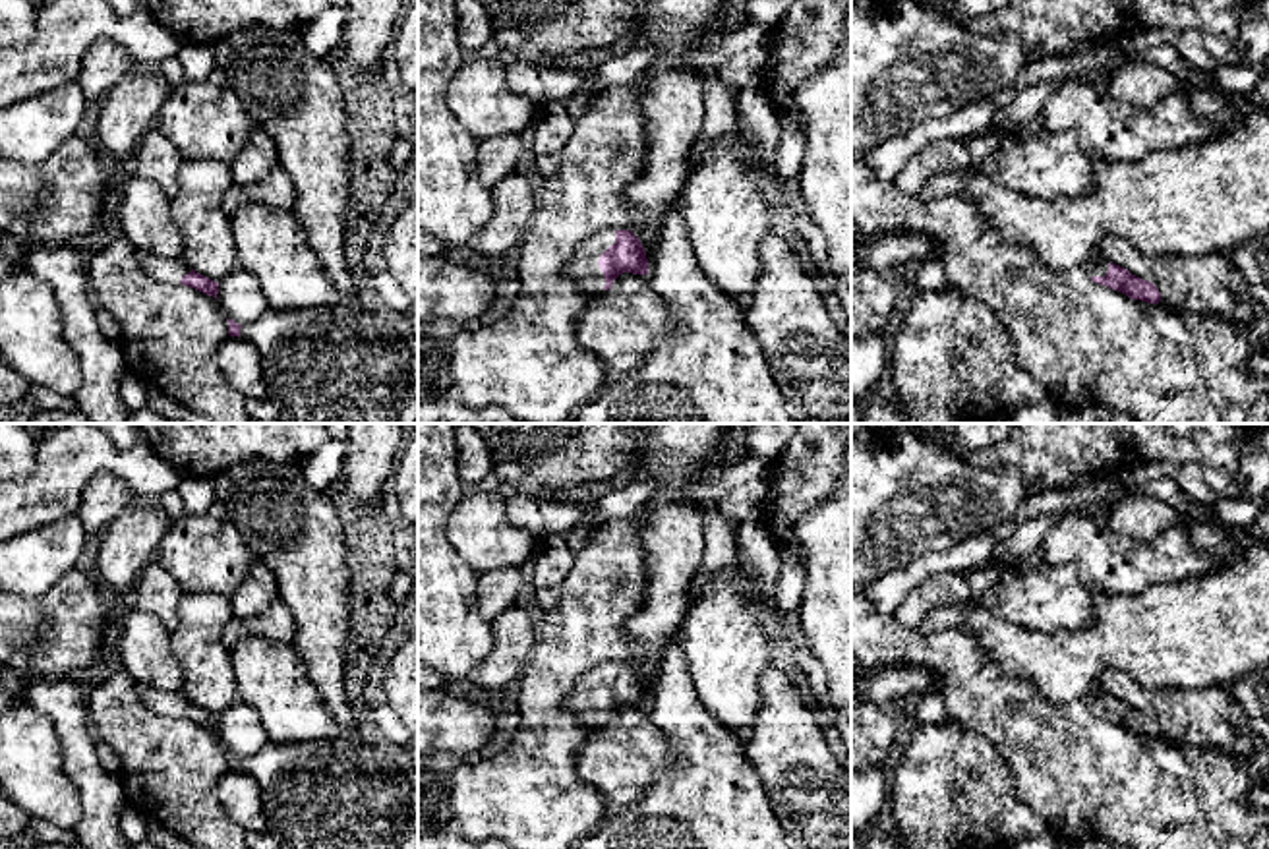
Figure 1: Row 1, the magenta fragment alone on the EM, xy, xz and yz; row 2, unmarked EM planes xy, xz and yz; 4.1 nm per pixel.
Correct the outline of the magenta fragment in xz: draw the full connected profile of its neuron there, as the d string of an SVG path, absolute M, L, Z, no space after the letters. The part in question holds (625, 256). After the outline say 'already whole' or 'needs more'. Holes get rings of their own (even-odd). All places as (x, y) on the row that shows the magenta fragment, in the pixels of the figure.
M631 230L588 238L565 269L565 277L590 296L609 290L623 273L648 275L646 251Z; needs more

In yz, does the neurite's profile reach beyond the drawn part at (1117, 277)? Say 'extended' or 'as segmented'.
extended

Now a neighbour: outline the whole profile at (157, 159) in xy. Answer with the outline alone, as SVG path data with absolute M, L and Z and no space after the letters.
M155 124L137 143L130 170L157 184L166 197L178 193L178 170L184 159Z

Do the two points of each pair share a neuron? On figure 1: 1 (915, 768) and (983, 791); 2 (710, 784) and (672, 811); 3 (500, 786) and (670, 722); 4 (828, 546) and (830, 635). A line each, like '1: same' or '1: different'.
1: same
2: same
3: different
4: same

